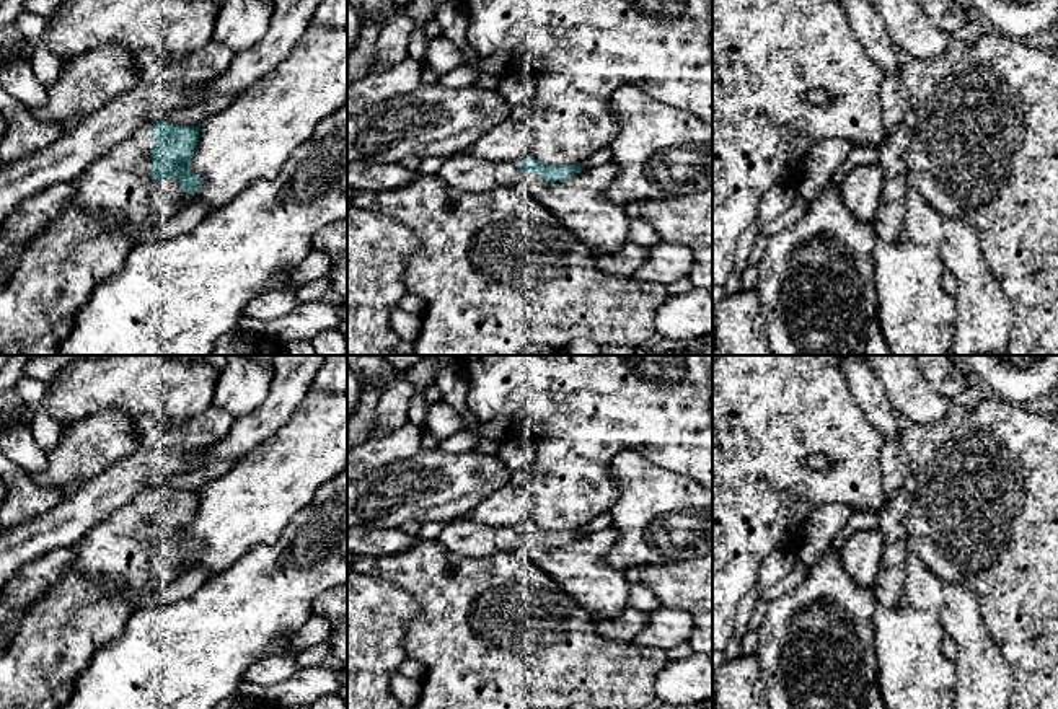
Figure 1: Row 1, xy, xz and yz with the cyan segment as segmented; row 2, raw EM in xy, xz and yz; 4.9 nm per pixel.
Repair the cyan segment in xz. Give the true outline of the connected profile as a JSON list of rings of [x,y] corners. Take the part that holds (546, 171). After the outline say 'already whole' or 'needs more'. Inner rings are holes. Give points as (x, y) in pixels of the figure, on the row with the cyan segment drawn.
[[[458,153],[447,158],[437,174],[452,187],[478,194],[499,187],[514,187],[522,170],[530,170],[544,181],[566,181],[582,171],[579,163],[544,165],[531,156],[517,165]]] | needs more

